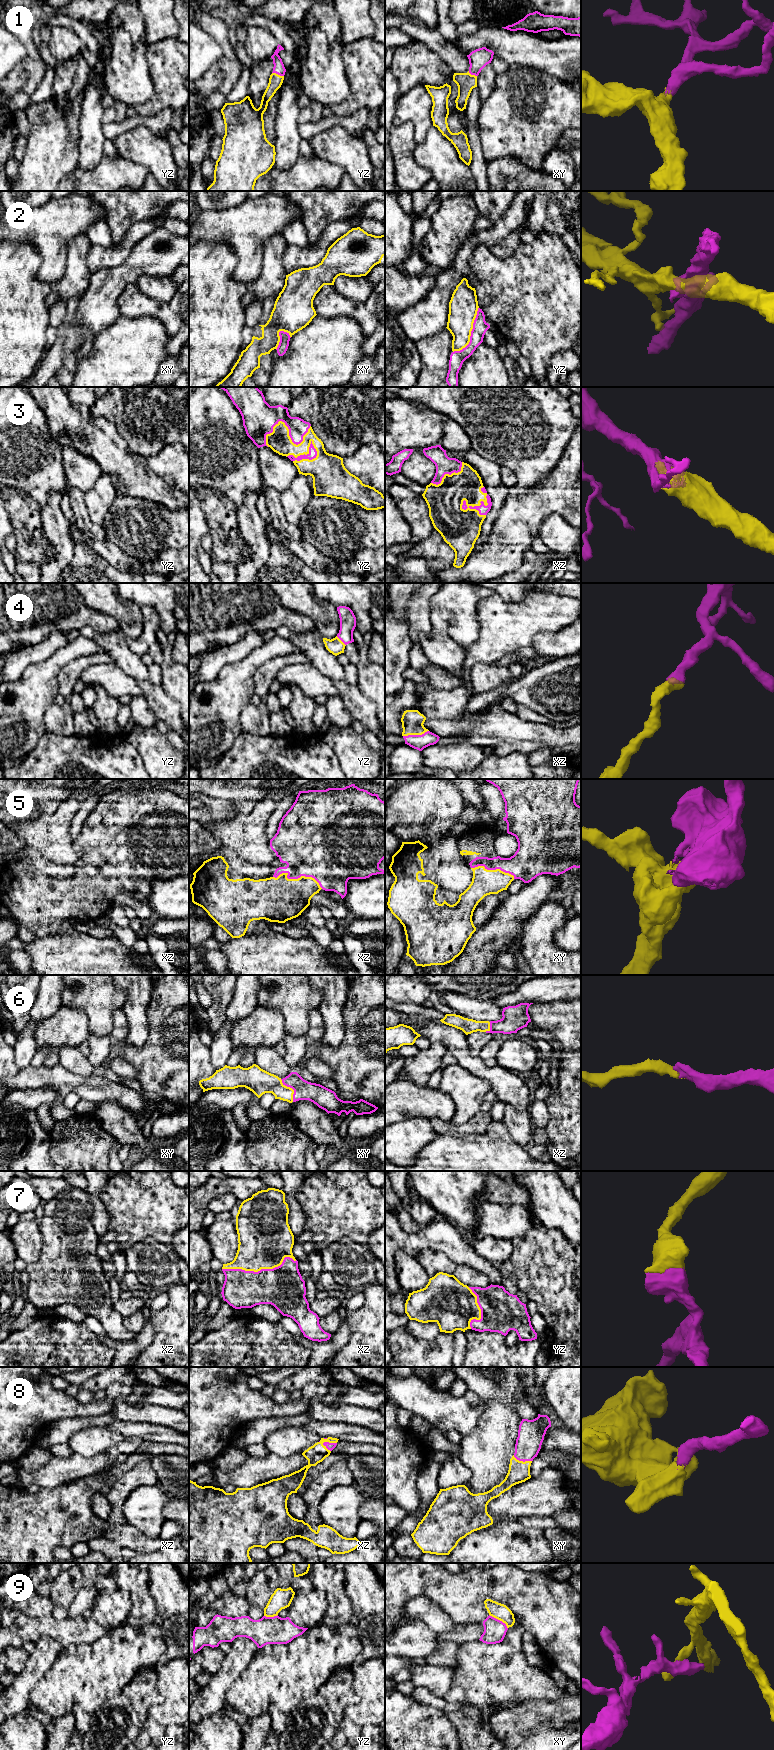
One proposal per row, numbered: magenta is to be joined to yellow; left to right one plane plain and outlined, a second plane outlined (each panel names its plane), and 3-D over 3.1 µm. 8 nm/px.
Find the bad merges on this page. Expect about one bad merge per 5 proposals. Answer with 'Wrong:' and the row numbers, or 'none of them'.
Wrong: 2, 9

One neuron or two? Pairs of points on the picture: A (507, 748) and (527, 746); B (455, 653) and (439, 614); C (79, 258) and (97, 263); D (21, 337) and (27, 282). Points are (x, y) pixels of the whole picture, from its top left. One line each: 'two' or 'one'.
A: one
B: two
C: two
D: one

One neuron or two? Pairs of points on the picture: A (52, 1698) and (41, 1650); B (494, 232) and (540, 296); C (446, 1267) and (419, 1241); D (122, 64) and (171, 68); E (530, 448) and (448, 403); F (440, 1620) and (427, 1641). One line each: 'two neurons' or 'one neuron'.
A: two neurons
B: two neurons
C: two neurons
D: two neurons
E: one neuron
F: two neurons

